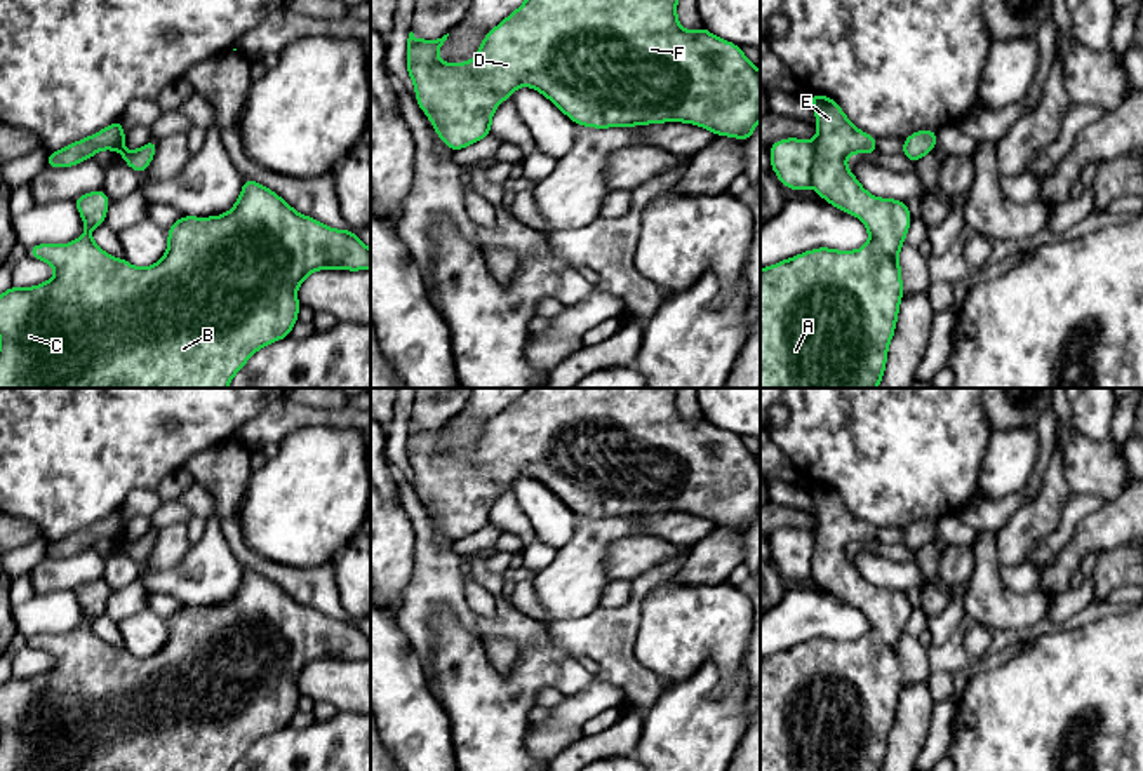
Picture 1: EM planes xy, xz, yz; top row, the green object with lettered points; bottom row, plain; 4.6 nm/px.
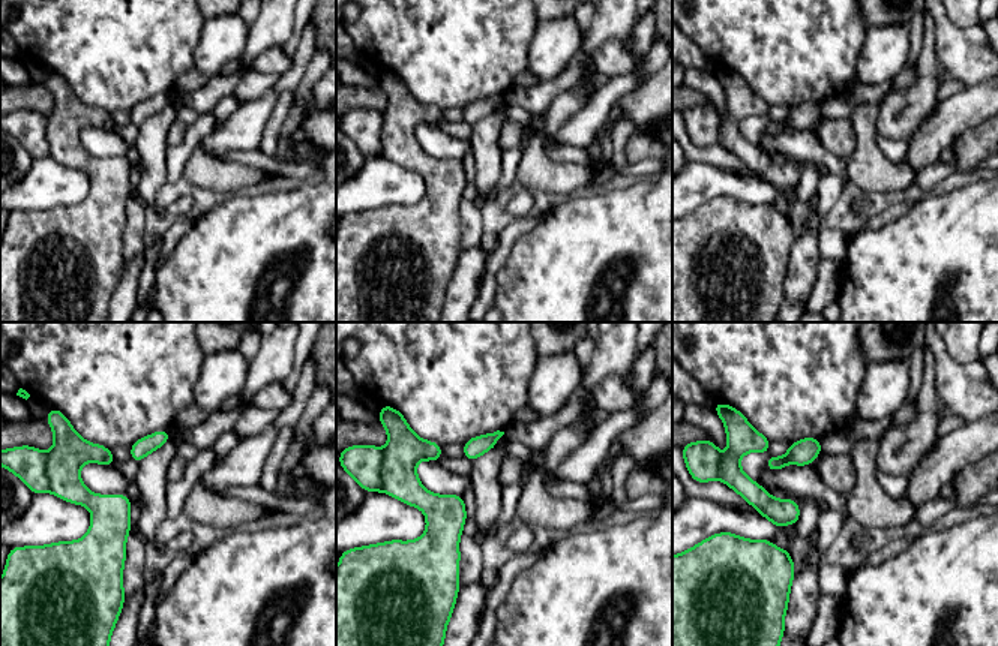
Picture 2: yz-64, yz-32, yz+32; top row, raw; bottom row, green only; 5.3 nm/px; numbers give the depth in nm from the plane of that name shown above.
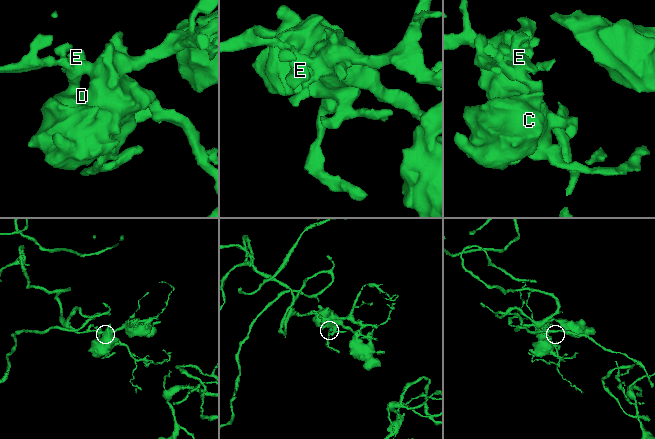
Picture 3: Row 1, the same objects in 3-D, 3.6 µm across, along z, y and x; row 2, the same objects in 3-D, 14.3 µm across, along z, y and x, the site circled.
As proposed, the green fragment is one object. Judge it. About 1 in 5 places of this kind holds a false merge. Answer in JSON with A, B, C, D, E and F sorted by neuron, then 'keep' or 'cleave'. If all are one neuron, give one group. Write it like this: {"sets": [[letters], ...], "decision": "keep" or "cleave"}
{"sets": [["A", "B", "C", "D", "E", "F"]], "decision": "keep"}

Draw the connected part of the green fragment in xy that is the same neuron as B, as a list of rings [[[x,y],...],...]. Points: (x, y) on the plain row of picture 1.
[[[249,567],[244,569],[238,592],[226,604],[212,607],[181,606],[165,620],[169,627],[167,642],[157,654],[148,658],[137,658],[129,654],[125,647],[110,646],[90,628],[92,620],[103,614],[108,604],[110,588],[103,578],[77,587],[73,593],[87,614],[78,630],[63,635],[37,634],[28,637],[28,646],[52,654],[56,667],[26,679],[10,675],[0,686],[0,771],[231,771],[259,738],[291,726],[301,696],[296,680],[311,661],[327,658],[358,661],[371,658],[371,639],[357,623],[329,618],[313,607],[296,602],[282,587]]]

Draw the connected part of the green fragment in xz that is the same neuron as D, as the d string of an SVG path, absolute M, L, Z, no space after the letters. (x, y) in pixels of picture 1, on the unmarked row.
M527 388L484 426L477 446L470 453L438 453L435 449L449 423L437 430L419 430L411 421L407 428L407 461L409 468L414 472L418 496L430 506L433 520L452 541L487 527L492 522L492 503L501 491L511 489L518 475L532 477L546 486L576 515L607 519L619 515L633 517L661 512L685 512L708 519L717 526L732 526L746 533L760 510L760 461L746 449L739 435L712 425L705 416L696 421L685 421L677 411L677 392L678 388Z

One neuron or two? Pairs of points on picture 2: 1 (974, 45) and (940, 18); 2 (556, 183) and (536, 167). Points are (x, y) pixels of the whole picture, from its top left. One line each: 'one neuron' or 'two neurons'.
1: one neuron
2: one neuron

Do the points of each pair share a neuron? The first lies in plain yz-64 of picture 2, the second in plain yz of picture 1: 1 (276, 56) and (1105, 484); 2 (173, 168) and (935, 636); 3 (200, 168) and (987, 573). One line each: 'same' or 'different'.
1: same
2: same
3: same

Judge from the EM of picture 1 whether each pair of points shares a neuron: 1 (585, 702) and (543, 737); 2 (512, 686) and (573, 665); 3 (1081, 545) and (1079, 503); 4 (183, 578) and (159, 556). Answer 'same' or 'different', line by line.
1: same
2: different
3: different
4: different

